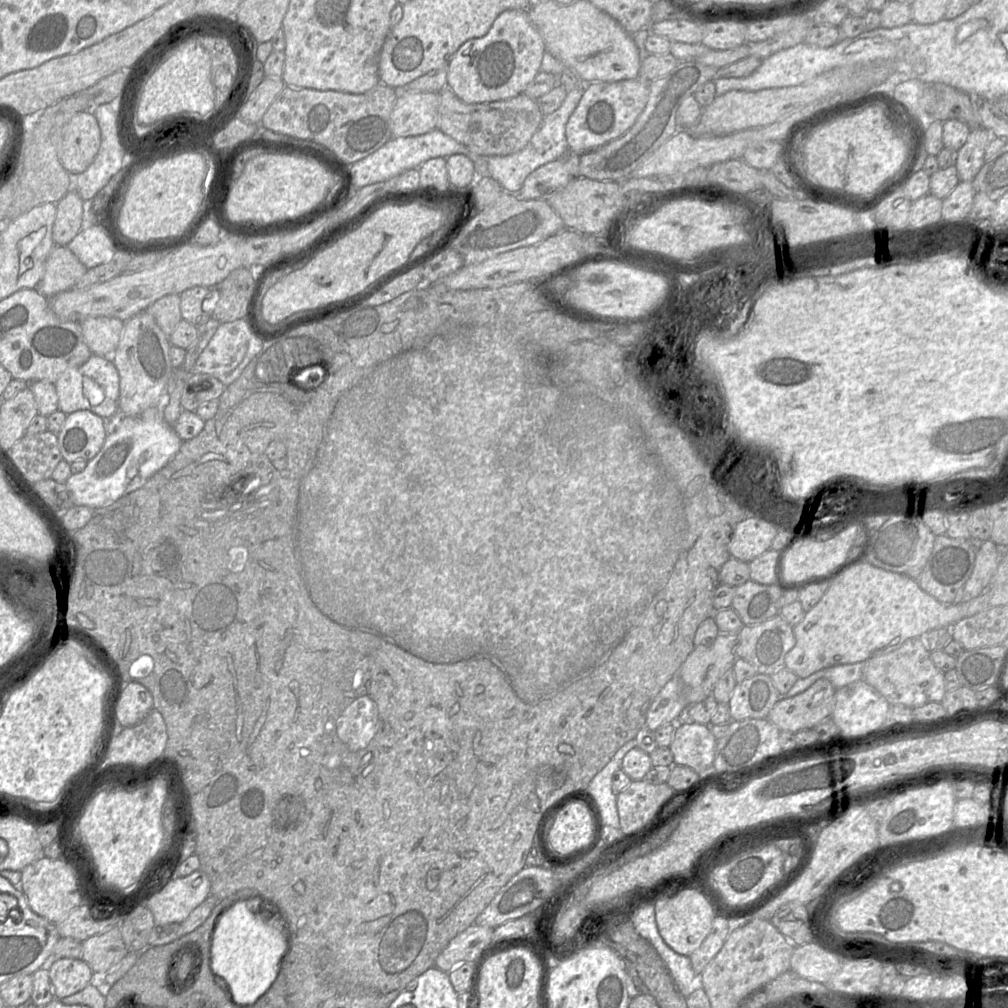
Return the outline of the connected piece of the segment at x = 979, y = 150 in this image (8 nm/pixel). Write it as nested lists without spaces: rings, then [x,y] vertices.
[[[972,128],[966,143],[957,151],[956,169],[959,181],[972,182],[985,163],[984,154],[991,134],[984,128]]]

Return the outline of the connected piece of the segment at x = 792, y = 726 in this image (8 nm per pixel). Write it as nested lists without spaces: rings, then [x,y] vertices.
[[[819,679],[794,697],[781,697],[767,719],[780,731],[797,733],[813,729],[831,717],[835,693],[836,689],[830,681]]]

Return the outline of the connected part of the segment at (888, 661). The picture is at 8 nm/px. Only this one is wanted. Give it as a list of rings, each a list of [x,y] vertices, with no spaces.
[[[923,637],[910,638],[906,640],[898,649],[890,653],[872,657],[868,659],[866,662],[857,662],[857,663],[863,663],[863,678],[862,679],[866,681],[869,685],[874,687],[883,697],[885,697],[885,699],[890,703],[890,705],[904,705],[910,708],[917,708],[929,702],[941,702],[946,693],[944,673],[940,671],[932,662],[930,658],[930,651]]]

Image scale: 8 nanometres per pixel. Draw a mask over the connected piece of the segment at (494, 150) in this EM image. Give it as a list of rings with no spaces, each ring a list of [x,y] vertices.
[[[447,87],[439,92],[437,129],[478,155],[505,156],[523,149],[543,118],[536,100],[523,93],[506,100],[465,103]]]

